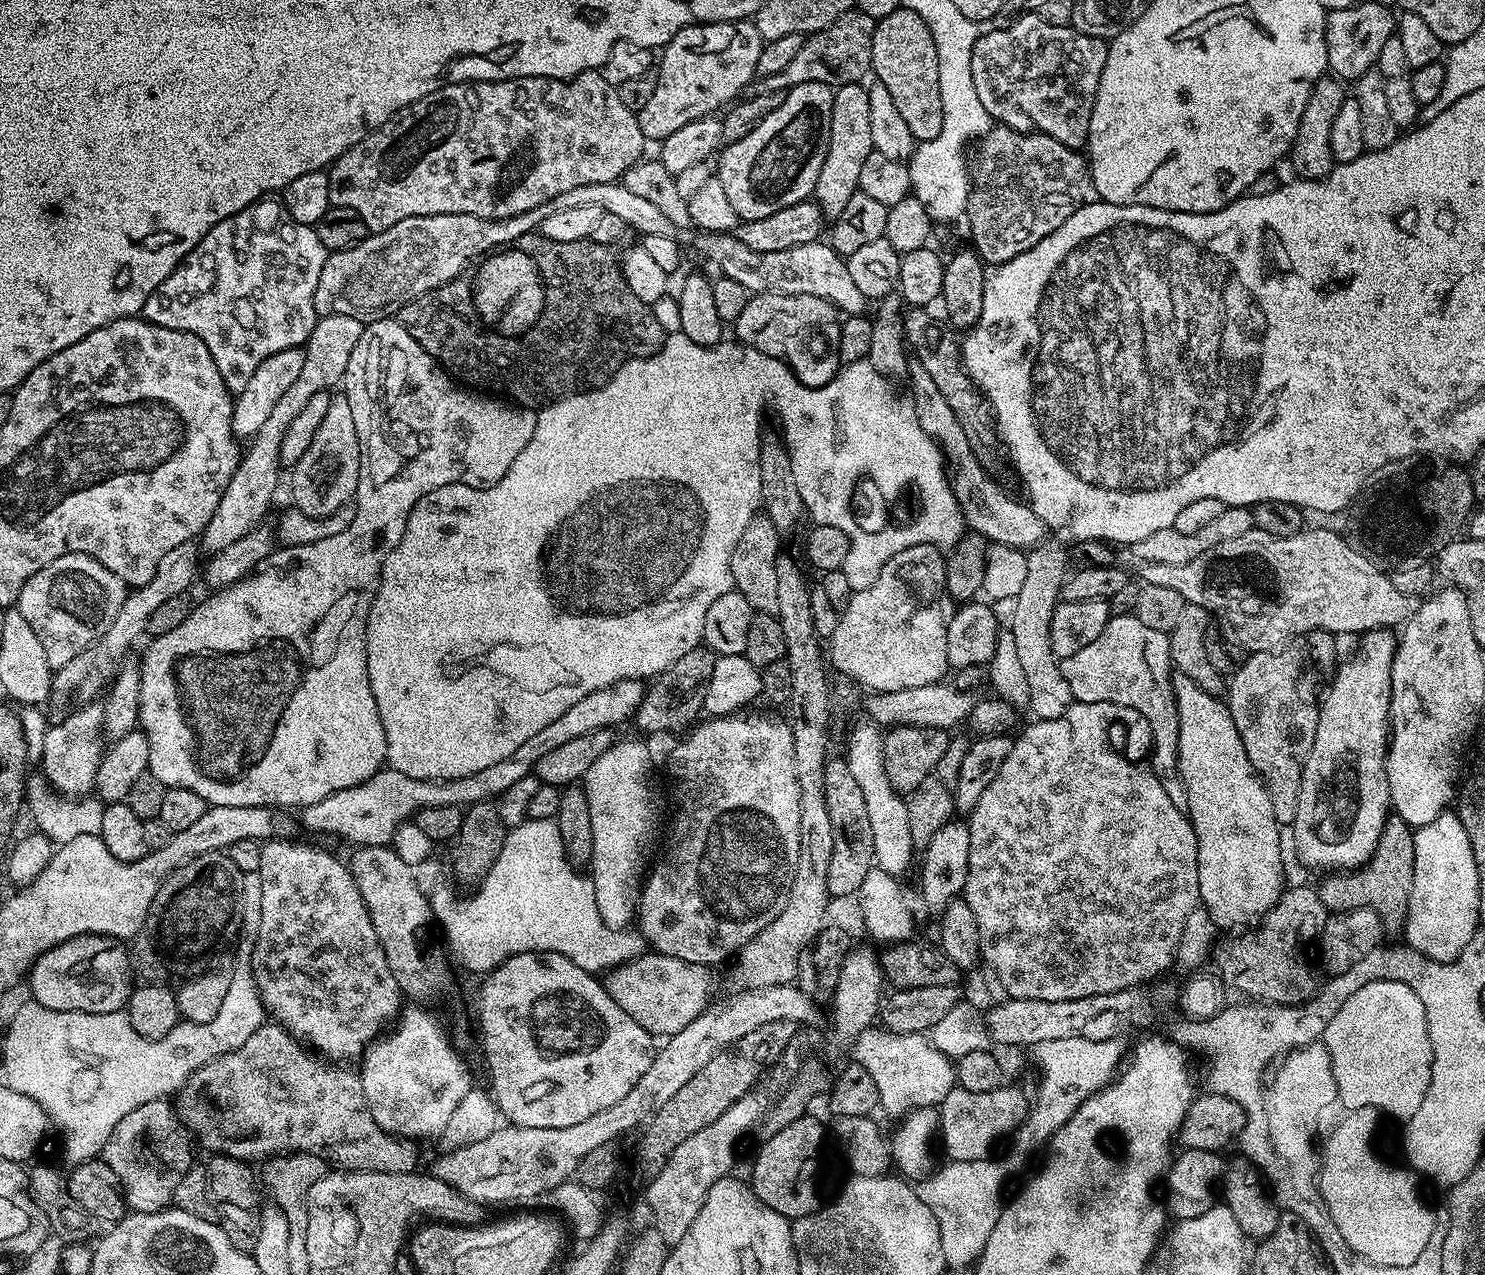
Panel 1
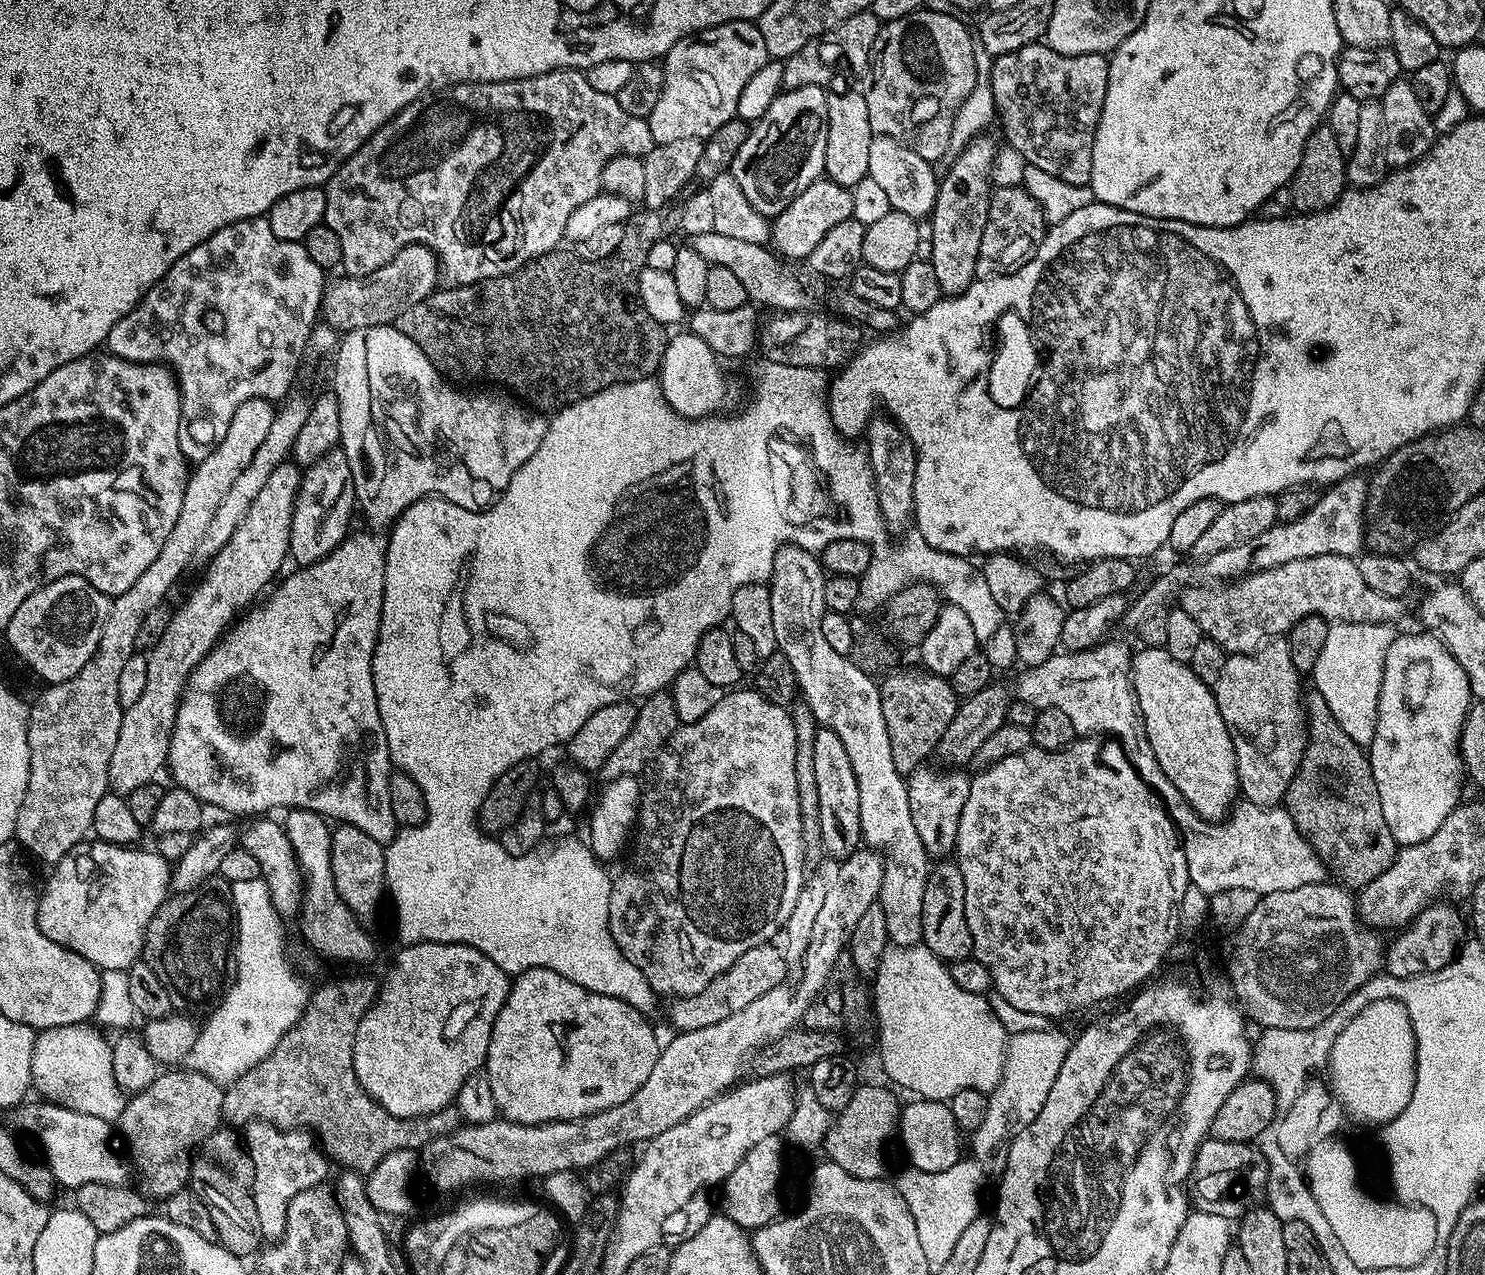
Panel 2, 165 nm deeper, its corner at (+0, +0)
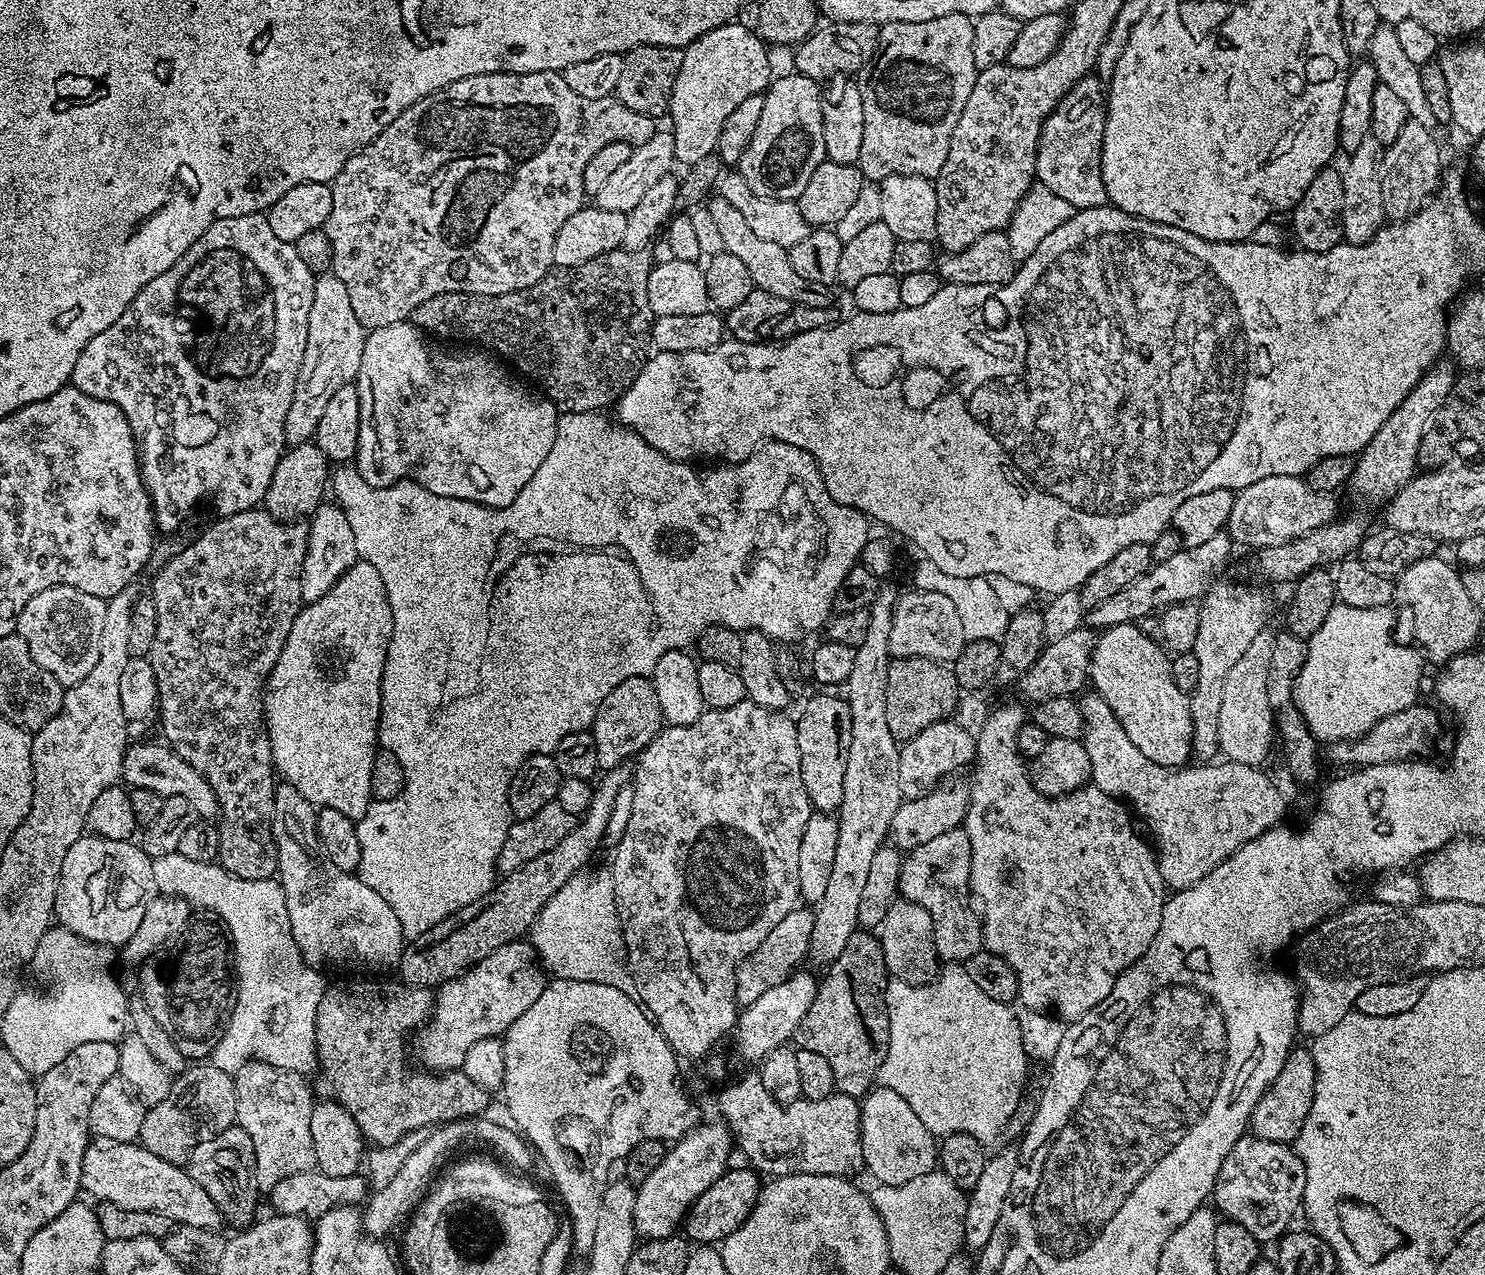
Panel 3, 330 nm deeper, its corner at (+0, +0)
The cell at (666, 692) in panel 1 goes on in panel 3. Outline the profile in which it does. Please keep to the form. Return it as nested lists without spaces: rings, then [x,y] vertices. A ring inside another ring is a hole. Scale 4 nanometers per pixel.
[[[631,763],[607,769],[595,781],[590,806],[575,821],[566,838],[558,842],[558,846],[550,846],[546,854],[538,854],[538,858],[530,858],[530,862],[526,862],[518,870],[501,875],[482,898],[470,902],[470,906],[462,906],[462,910],[450,914],[421,936],[412,936],[400,955],[399,979],[413,988],[436,990],[441,984],[482,962],[482,958],[486,958],[503,944],[521,939],[531,929],[546,902],[550,902],[550,898],[554,898],[554,894],[558,894],[558,890],[562,890],[562,886],[566,886],[566,882],[570,882],[570,878],[583,869],[580,867],[602,848],[606,822],[610,822],[610,814],[614,810],[614,798],[618,798],[633,775]]]

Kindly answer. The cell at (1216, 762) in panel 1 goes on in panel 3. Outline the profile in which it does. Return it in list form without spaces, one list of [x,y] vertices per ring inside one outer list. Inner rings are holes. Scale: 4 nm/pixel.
[[[1119,624],[1097,635],[1090,684],[1096,687],[1093,688],[1095,695],[1101,696],[1106,706],[1114,710],[1114,718],[1122,722],[1122,730],[1126,730],[1130,742],[1134,742],[1150,762],[1179,770],[1194,756],[1189,693],[1178,690],[1174,684],[1169,653],[1140,628],[1143,627],[1136,624]]]

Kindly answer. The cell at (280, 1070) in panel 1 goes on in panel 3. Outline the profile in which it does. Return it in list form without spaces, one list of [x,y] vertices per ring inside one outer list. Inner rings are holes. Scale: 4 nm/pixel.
[[[352,978],[349,979],[352,980],[349,982],[349,984],[332,984],[329,983],[327,987],[324,989],[324,993],[322,994],[322,1002],[318,1002],[318,1010],[316,1011],[316,1058],[318,1061],[318,1068],[319,1071],[324,1071],[324,1073],[320,1076],[320,1084],[322,1087],[324,1087],[324,1093],[323,1095],[325,1097],[331,1098],[336,1101],[336,1103],[341,1104],[342,1107],[347,1110],[349,1114],[355,1118],[355,1120],[358,1122],[358,1126],[360,1127],[360,1132],[364,1135],[365,1141],[369,1145],[372,1146],[383,1146],[385,1144],[396,1144],[400,1139],[402,1139],[404,1136],[410,1135],[412,1132],[418,1132],[421,1130],[428,1130],[431,1129],[433,1126],[439,1126],[442,1124],[450,1124],[453,1120],[467,1120],[469,1118],[480,1118],[487,1113],[489,1107],[490,1107],[490,1094],[486,1090],[482,1090],[482,1086],[478,1086],[475,1084],[475,1082],[470,1082],[470,1078],[466,1078],[466,1074],[462,1070],[453,1070],[451,1072],[442,1072],[439,1074],[429,1074],[427,1071],[419,1070],[420,1072],[408,1072],[408,1064],[406,1061],[404,1061],[404,1040],[403,1036],[407,1034],[408,1031],[411,1033],[413,1030],[419,1029],[421,1025],[427,1021],[431,1011],[432,1011],[432,1005],[434,1003],[434,992],[431,988],[413,988],[403,982],[395,982],[396,984],[391,984],[390,981],[384,980],[379,984],[378,981],[376,981],[376,978]]]

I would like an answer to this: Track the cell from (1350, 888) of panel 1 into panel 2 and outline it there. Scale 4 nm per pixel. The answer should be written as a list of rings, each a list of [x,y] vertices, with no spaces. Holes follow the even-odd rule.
[[[1315,690],[1309,692],[1309,696],[1307,693],[1303,697],[1308,745],[1294,774],[1294,782],[1290,782],[1290,790],[1286,790],[1283,807],[1292,815],[1325,869],[1331,875],[1333,872],[1343,887],[1359,890],[1392,865],[1398,845],[1382,815],[1382,798],[1378,798],[1367,751],[1338,726],[1326,706],[1326,698]]]

